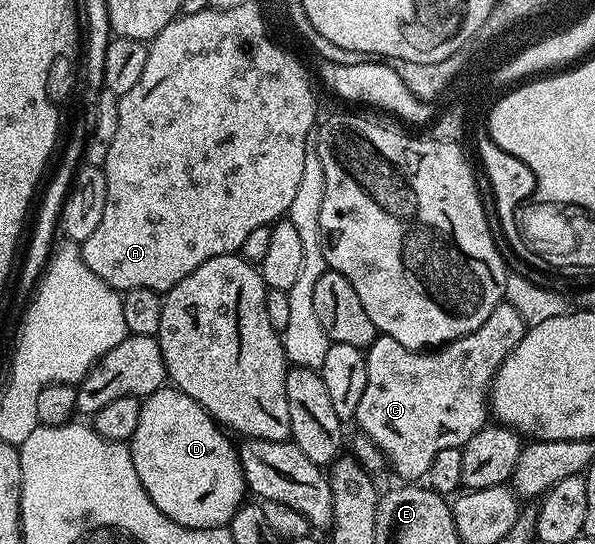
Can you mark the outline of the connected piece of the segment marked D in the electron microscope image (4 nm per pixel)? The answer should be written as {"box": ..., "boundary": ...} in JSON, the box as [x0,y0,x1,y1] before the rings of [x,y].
{"box":[129,384,248,528],"boundary":[[[170,384],[148,394],[142,403],[137,432],[133,432],[129,445],[133,468],[137,468],[137,476],[153,504],[185,528],[227,526],[244,505],[243,494],[248,493],[236,443],[226,438],[219,423],[197,400]]]}

